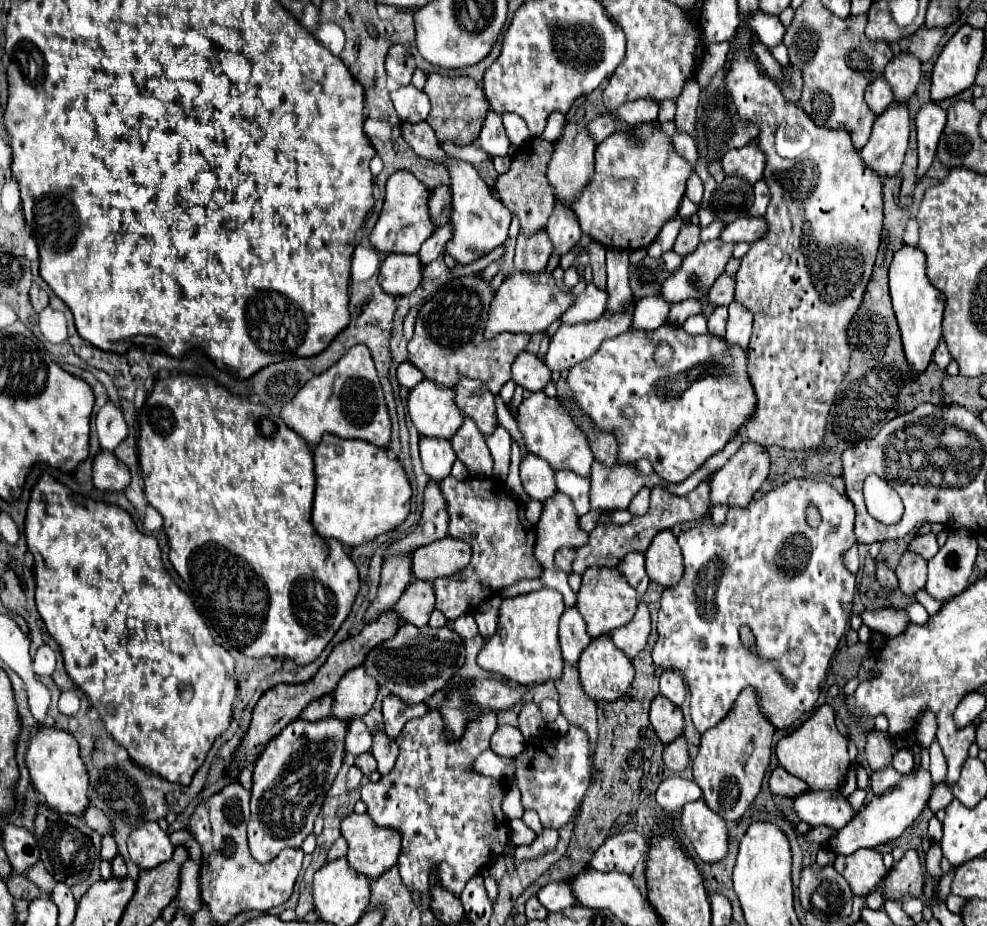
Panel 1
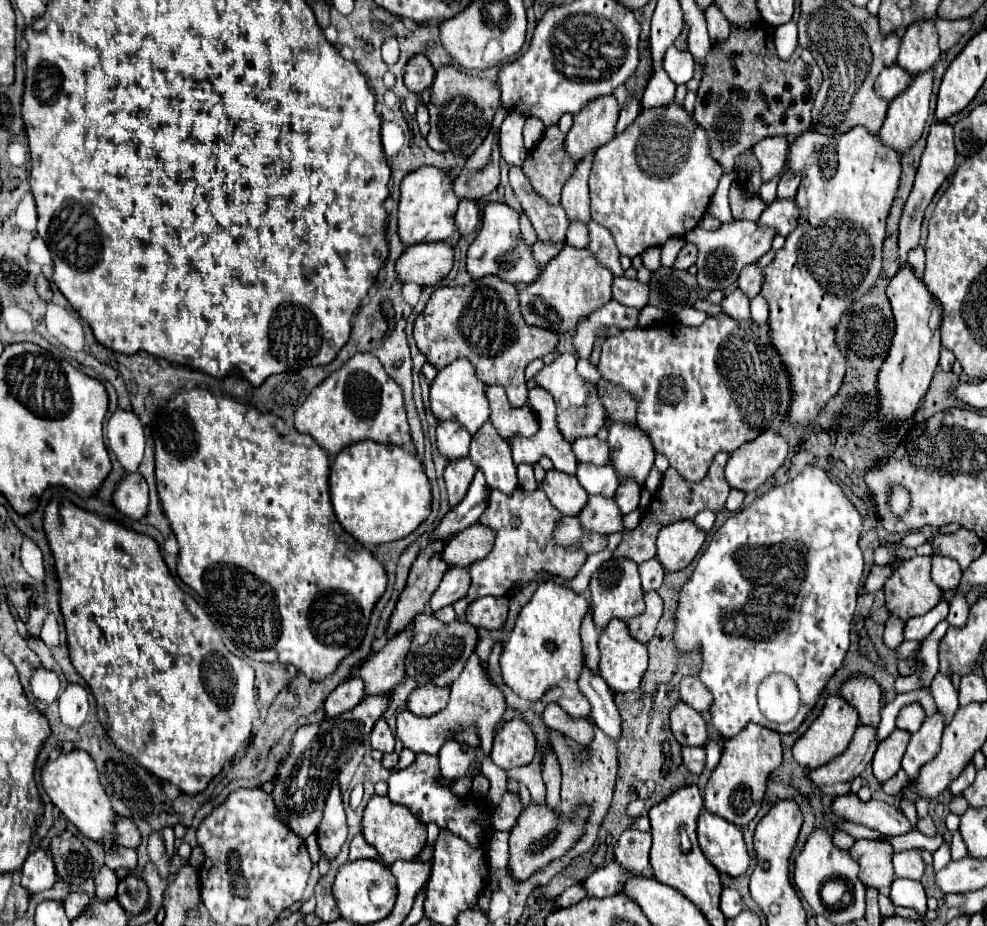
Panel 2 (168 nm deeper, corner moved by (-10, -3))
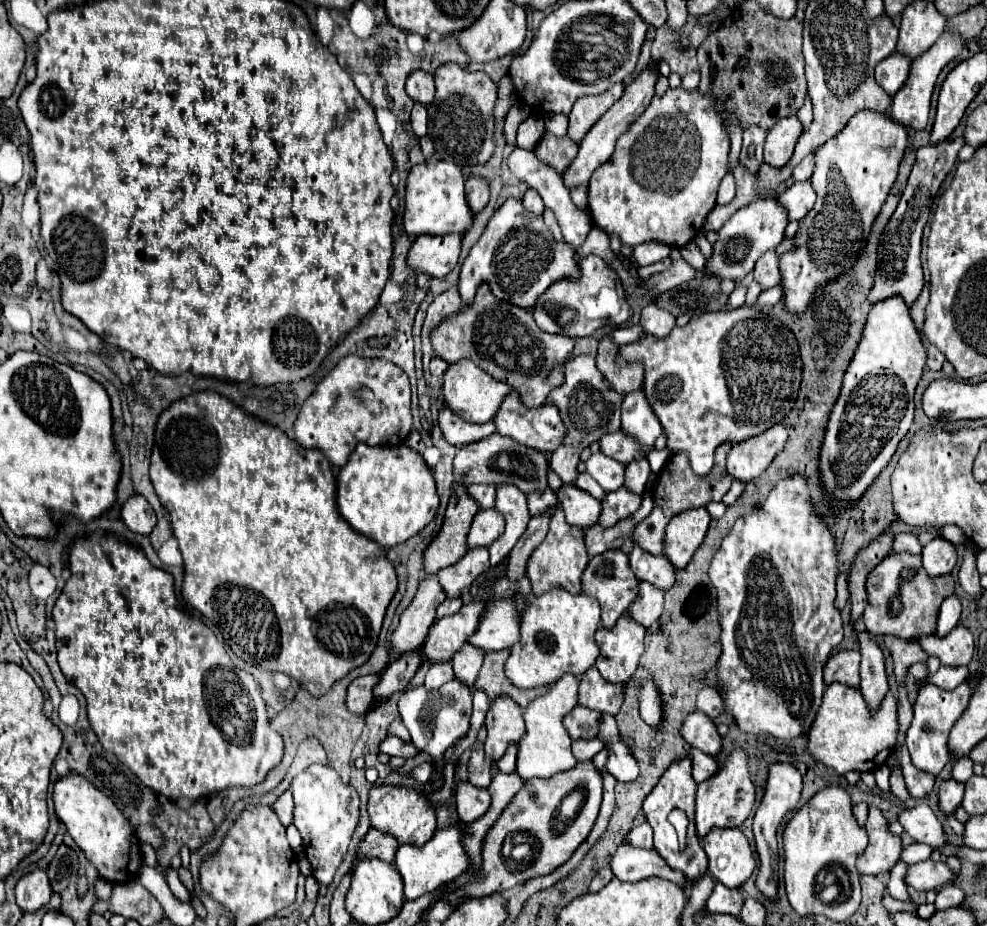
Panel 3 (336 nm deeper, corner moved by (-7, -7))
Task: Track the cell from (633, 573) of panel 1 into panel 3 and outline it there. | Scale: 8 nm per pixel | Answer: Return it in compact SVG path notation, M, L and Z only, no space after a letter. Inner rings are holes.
M634 547L630 553L630 567L640 581L652 581L652 585L660 585L660 589L670 589L676 583L676 567L664 553L654 555L642 547Z

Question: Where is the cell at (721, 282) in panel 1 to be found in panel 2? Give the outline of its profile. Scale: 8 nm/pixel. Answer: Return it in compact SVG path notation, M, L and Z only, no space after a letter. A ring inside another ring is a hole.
M747 265L747 267L743 267L743 271L737 277L737 289L743 291L749 299L753 299L761 289L761 281L763 281L761 269L755 265Z

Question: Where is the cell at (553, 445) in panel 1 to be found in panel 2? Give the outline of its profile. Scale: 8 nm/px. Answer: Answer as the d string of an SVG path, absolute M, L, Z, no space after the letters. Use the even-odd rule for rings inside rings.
M579 437L571 443L571 449L579 463L593 463L593 465L607 463L607 443L599 441L597 437Z

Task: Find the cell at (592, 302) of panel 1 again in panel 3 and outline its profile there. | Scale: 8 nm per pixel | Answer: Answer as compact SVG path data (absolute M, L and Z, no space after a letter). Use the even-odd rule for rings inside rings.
M676 247L670 251L670 257L672 257L672 265L670 265L664 273L660 273L660 275L656 275L656 277L650 277L648 281L642 281L646 287L664 293L664 291L668 291L668 289L672 289L672 287L676 287L676 285L680 285L680 283L692 281L692 279L696 279L696 277L706 277L706 275L710 275L710 271L708 271L706 267L702 267L700 271L696 271L692 265L688 265L688 263L682 259L680 249L676 249Z

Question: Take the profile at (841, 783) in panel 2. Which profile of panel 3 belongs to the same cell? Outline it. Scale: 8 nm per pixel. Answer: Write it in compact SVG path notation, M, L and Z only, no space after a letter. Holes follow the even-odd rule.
M868 631L858 635L860 641L860 691L872 709L878 709L884 693L888 693L884 653Z

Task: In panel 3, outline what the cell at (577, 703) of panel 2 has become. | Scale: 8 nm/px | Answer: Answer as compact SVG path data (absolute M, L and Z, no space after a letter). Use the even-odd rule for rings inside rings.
M590 667L580 677L580 689L578 689L578 703L596 709L600 713L616 715L624 701L624 685L616 685L606 681L596 667Z

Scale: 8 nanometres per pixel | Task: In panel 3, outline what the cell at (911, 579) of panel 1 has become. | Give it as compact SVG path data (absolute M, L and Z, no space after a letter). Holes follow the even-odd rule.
M890 553L886 555L866 577L866 593L868 593L868 605L864 609L864 625L866 631L872 635L894 635L900 639L920 639L924 635L936 635L936 619L940 613L940 605L946 597L954 593L956 579L952 575L940 575L930 577L926 569L922 567L922 557L912 553Z

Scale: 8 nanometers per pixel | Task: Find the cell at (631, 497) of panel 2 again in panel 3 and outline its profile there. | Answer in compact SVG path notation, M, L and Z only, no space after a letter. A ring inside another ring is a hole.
M636 459L632 463L626 465L626 487L636 491L636 493L642 493L644 487L646 487L646 481L648 481L648 475L650 475L650 465L648 465L648 459Z

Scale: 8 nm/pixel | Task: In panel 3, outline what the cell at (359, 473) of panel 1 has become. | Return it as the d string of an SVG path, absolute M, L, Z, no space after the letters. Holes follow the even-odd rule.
M360 443L338 473L338 509L352 529L382 547L394 547L420 533L440 505L436 481L424 457L406 445L370 447Z

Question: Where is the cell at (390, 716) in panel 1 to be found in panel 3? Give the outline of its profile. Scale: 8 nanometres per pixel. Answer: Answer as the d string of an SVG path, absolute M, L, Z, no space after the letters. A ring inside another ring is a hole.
M434 663L428 673L426 673L426 685L428 689L434 689L434 687L440 687L444 681L450 681L454 677L454 671L452 671L452 663Z

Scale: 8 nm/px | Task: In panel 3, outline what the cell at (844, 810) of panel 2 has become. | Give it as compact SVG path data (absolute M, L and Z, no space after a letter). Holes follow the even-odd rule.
M926 803L906 809L900 815L900 823L910 837L914 837L918 843L930 845L936 851L948 843L948 835L942 827L942 821L938 821L934 811Z

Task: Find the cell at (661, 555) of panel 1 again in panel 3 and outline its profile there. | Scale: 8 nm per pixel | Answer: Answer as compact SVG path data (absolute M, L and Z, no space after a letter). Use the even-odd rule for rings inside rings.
M704 507L686 509L684 513L672 517L666 529L664 553L668 555L672 565L676 565L676 569L684 569L684 565L688 565L708 531L710 519L712 517Z

